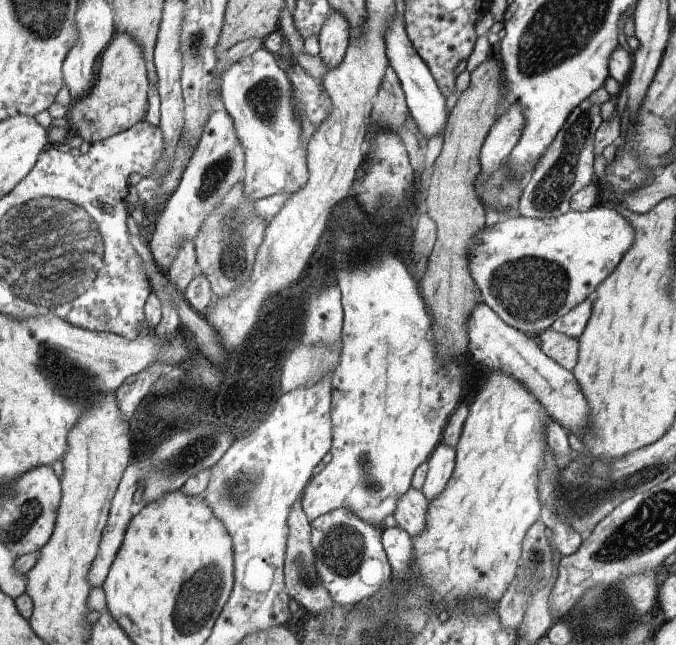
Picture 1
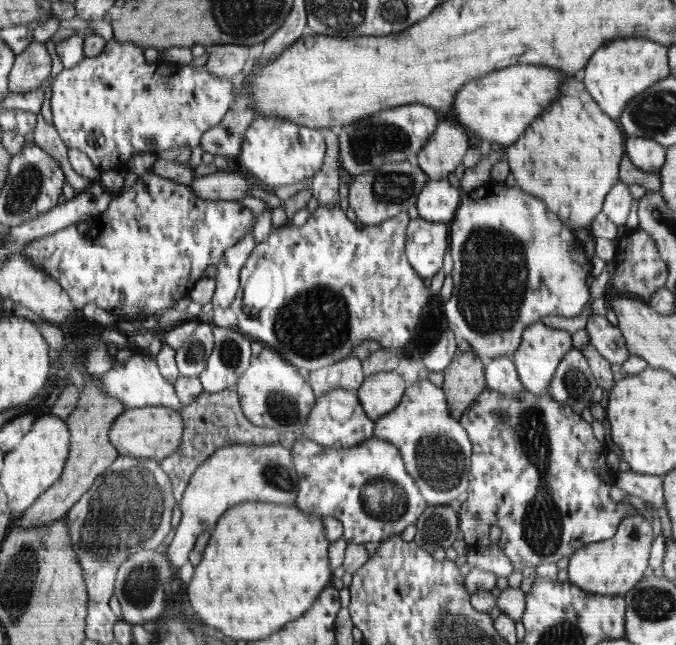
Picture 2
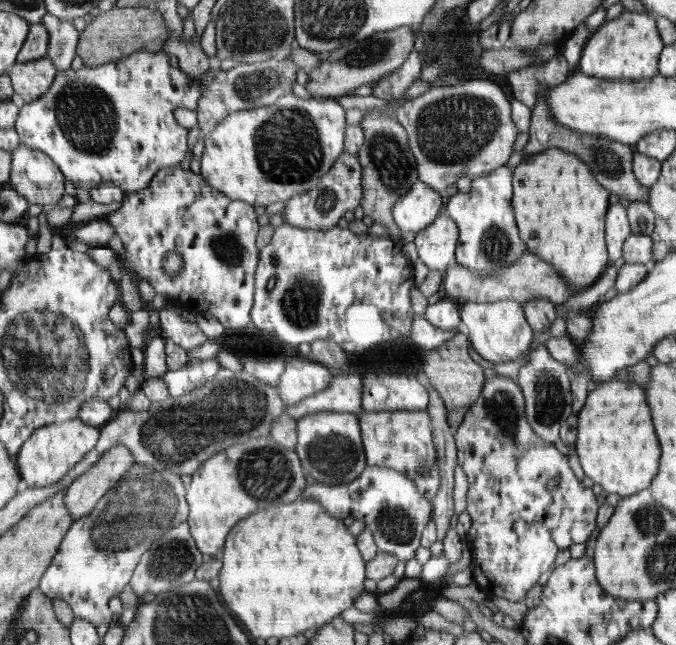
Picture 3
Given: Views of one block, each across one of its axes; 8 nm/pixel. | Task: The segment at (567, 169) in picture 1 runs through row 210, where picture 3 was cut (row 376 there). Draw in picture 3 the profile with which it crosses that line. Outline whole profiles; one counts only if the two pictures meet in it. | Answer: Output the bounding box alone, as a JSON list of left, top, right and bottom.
[515,344,572,443]

